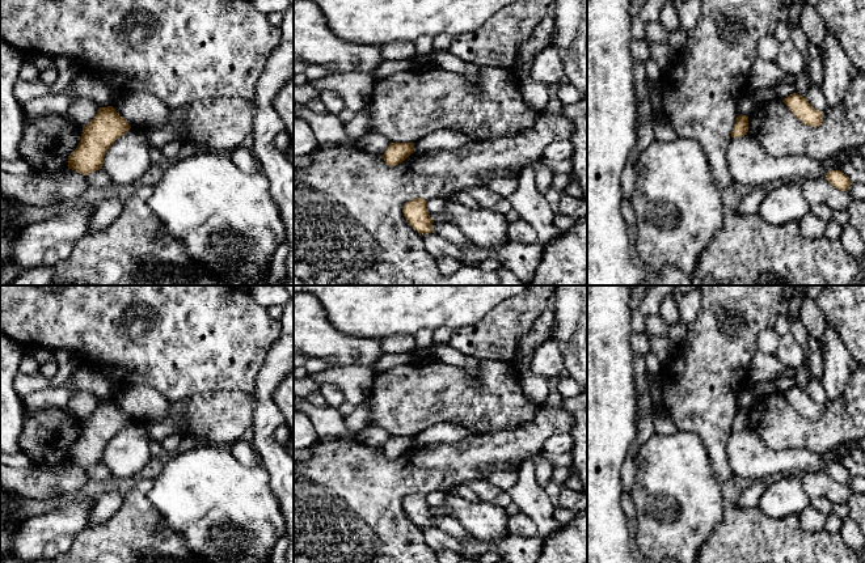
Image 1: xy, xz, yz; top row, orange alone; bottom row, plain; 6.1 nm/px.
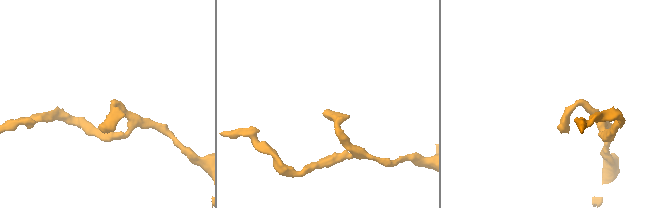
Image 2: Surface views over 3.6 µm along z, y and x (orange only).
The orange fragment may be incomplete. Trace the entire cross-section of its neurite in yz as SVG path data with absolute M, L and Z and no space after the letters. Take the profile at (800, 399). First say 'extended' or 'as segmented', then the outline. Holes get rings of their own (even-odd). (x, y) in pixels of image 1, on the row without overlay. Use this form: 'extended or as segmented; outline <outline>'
as segmented; outline M798 386L788 389L782 395L802 416L811 420L819 420L822 418L823 405L815 403L809 394Z

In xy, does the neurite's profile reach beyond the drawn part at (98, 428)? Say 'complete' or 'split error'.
complete

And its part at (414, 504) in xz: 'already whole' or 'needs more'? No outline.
already whole

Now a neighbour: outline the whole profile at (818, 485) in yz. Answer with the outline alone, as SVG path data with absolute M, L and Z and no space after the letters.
M826 471L803 474L802 483L810 499L826 498L832 504L847 504L855 494L847 484L834 481Z

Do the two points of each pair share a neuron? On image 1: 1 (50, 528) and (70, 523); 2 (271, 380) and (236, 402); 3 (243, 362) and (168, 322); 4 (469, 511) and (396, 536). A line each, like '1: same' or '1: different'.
1: same
2: different
3: same
4: different

